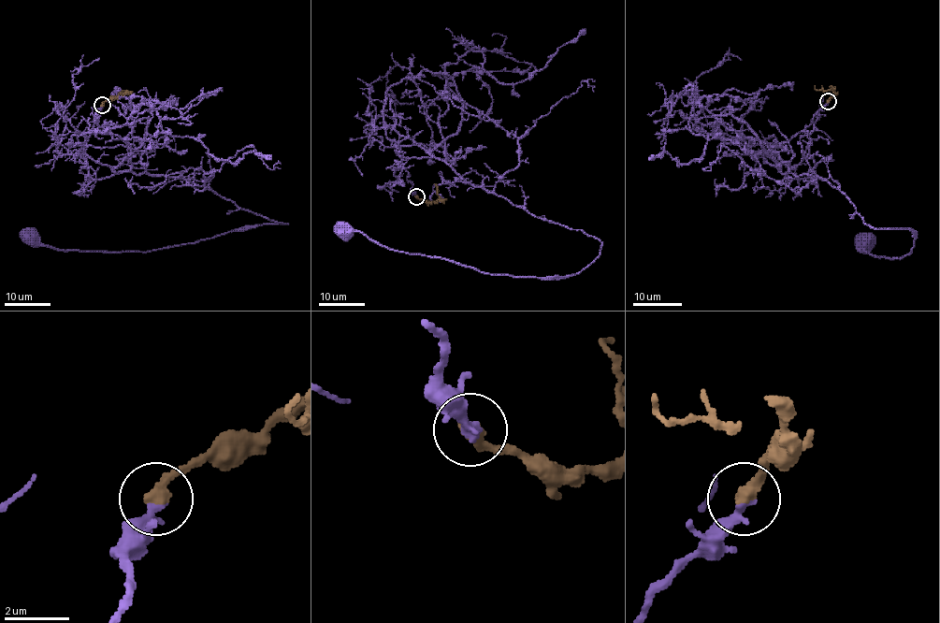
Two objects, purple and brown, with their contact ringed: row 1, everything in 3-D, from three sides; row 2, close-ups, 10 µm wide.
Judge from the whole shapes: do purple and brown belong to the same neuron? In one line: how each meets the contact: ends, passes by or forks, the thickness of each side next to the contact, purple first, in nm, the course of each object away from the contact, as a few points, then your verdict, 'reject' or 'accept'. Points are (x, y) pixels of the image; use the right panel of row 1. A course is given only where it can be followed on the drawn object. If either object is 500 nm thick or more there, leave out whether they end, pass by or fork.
purple ends; brown ends; calibres 320 and 440 nm; course purple (828, 102), (772, 148), (871, 226), (915, 237), (903, 258), (862, 241); course brown (828, 101), (832, 89), (817, 90), (815, 85); accept

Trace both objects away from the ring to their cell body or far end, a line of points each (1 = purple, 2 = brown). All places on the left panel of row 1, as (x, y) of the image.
1: (101, 106), (85, 144), (131, 147), (137, 174), (180, 177), (287, 224), (150, 252), (58, 251), (27, 236)
2: (101, 105), (122, 94), (122, 90)

